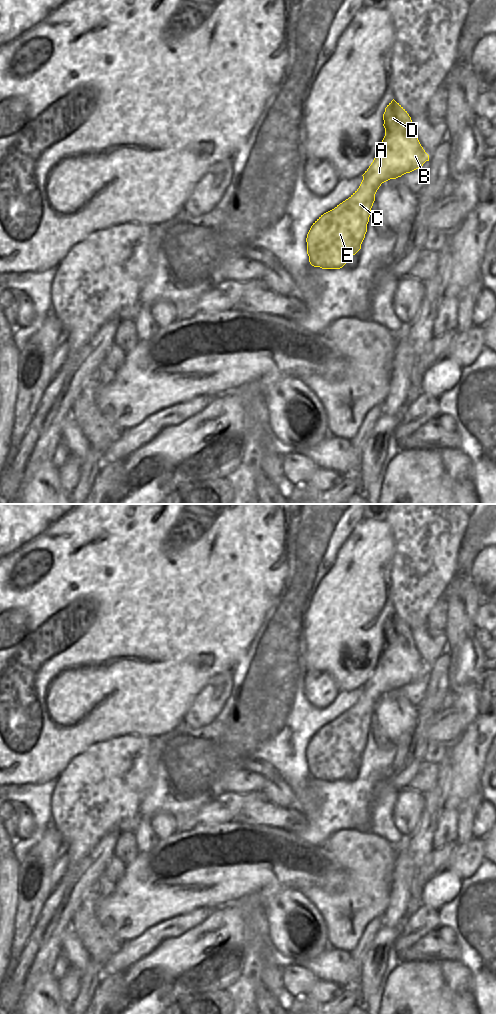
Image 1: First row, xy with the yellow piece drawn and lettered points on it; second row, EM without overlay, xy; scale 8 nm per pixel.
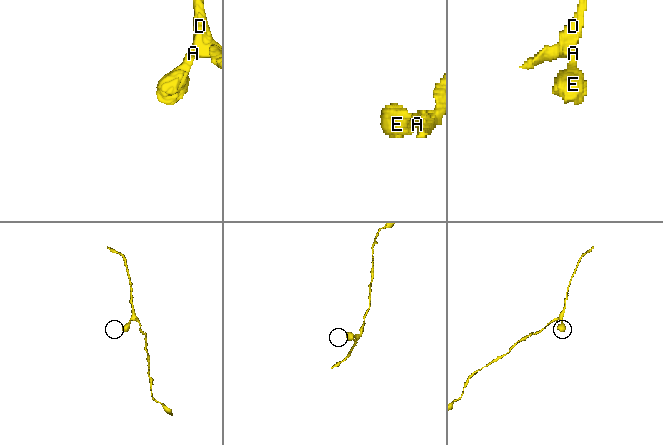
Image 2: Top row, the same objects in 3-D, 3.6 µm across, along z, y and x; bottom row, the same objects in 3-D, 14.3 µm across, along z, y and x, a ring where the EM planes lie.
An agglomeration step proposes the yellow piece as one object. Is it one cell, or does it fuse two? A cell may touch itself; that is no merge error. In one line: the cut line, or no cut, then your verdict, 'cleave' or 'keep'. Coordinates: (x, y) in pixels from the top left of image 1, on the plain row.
no cut | keep

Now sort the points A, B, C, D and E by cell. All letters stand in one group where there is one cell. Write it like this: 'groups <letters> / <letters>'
groups A B C D E

